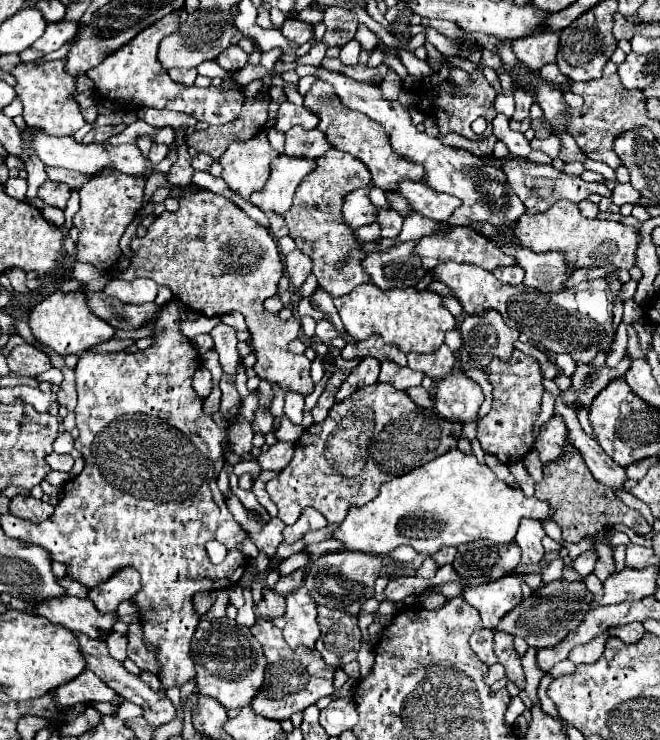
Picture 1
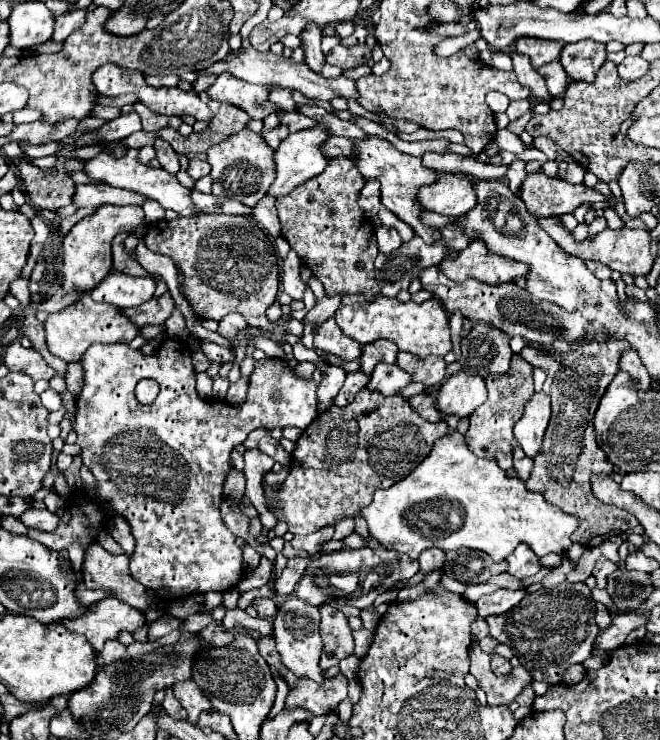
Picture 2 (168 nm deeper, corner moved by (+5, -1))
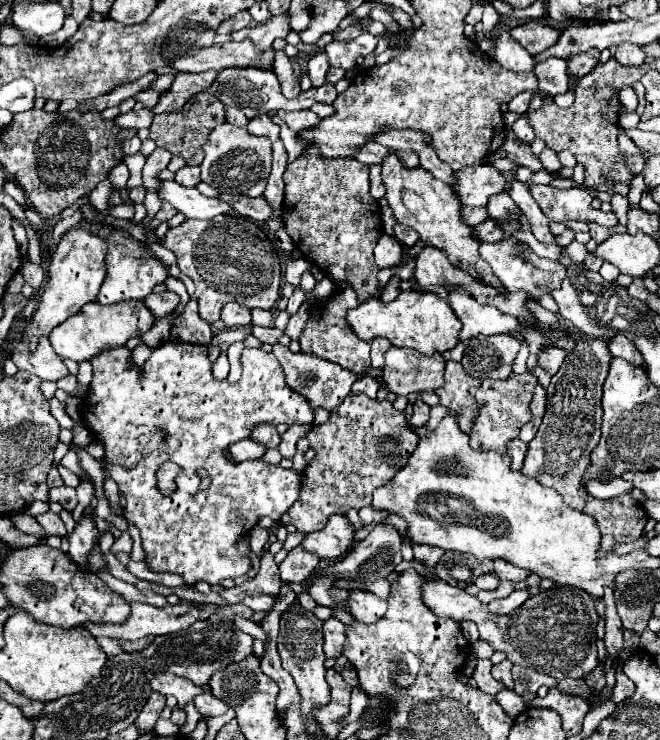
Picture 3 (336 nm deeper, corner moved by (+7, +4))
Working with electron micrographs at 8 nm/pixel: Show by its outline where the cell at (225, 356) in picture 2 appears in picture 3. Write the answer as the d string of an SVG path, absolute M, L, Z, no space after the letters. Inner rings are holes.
M190 296L186 310L176 318L172 326L172 340L176 342L192 342L192 344L208 344L212 340L210 324L204 324L198 316L196 298Z

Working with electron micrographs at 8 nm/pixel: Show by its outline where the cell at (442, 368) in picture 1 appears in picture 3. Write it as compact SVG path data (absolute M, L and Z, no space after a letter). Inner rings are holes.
M390 348L384 354L384 382L396 396L438 390L444 382L442 354L424 356L408 348Z

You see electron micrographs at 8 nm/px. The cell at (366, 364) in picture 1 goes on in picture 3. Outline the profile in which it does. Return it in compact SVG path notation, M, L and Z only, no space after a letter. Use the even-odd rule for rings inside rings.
M274 344L274 356L278 358L278 362L284 370L288 386L292 386L292 390L300 392L300 396L308 398L312 408L336 410L340 406L340 402L350 394L350 388L356 382L356 376L352 372L342 370L340 366L336 366L328 360L322 360L318 356L312 356L312 354L304 354L304 352L294 354L294 352L290 352L290 348Z

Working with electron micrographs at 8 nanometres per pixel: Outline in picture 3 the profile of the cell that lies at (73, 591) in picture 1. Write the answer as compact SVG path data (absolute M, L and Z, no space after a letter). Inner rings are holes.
M91 479L80 482L76 492L78 504L72 514L75 522L78 522L83 515L84 509L90 505L91 500L95 497L94 482Z

